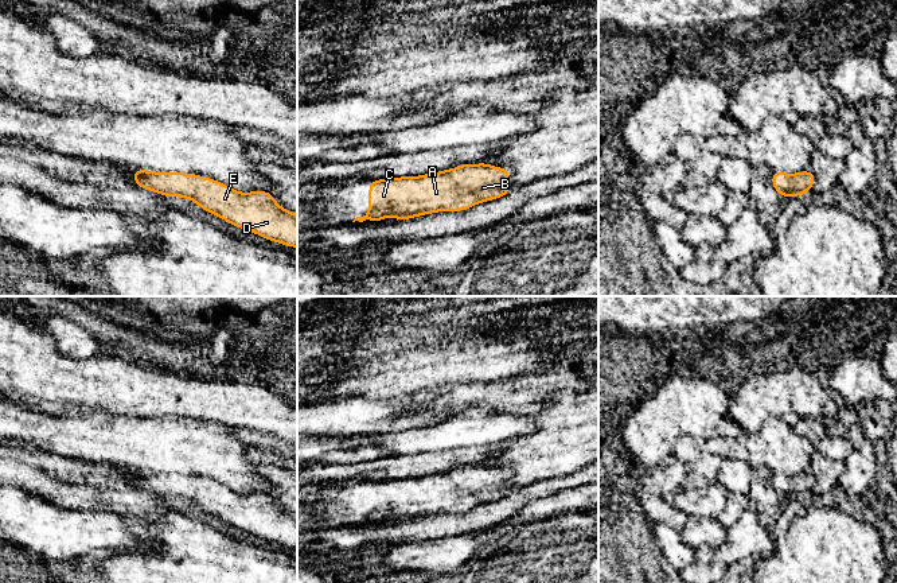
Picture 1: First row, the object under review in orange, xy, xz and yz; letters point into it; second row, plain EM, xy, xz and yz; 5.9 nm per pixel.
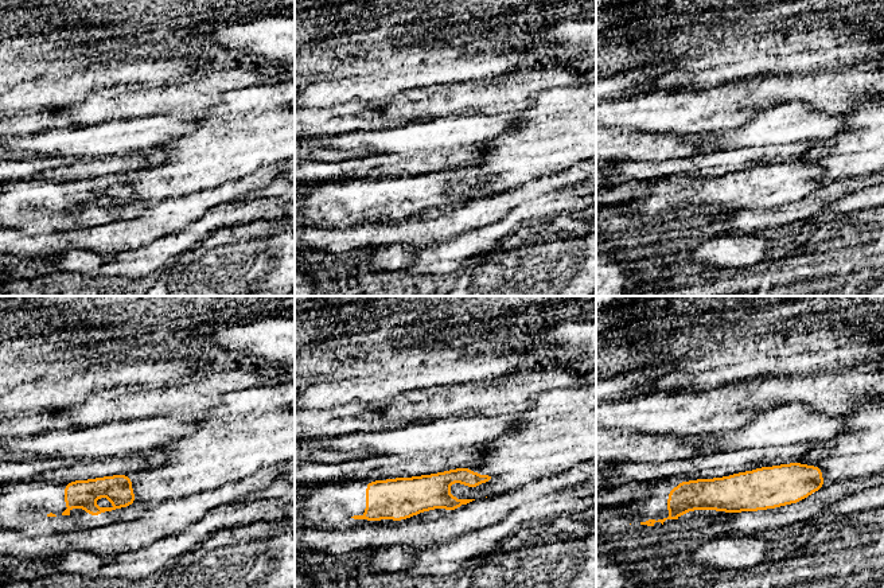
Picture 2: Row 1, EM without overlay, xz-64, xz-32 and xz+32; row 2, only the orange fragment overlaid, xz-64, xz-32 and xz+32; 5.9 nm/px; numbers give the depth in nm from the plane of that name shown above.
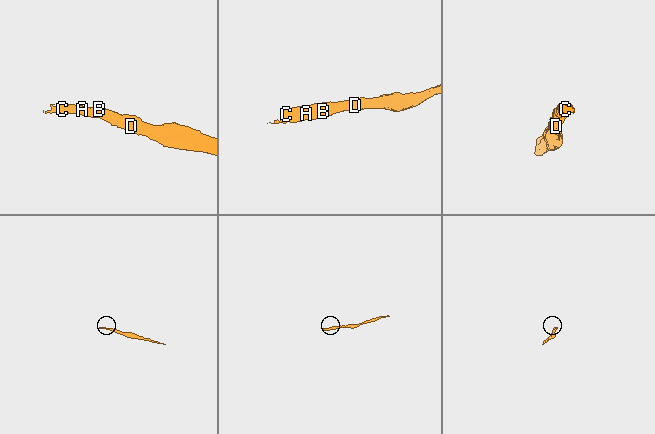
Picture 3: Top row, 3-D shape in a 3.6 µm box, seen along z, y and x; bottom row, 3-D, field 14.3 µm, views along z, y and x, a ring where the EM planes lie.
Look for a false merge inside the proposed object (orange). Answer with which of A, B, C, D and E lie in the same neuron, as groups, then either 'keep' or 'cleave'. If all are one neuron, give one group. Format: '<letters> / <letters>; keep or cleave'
A B C D E; keep

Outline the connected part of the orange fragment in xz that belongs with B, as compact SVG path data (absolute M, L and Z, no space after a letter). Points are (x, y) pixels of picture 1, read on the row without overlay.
M481 465L422 478L373 482L368 514L352 524L382 522L386 517L403 522L441 512L469 510L508 495L512 491L506 487L510 477L510 471Z

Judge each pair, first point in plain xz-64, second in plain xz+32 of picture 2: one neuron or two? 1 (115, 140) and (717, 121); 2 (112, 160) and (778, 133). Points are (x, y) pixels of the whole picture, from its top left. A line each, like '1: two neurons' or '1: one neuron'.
1: two neurons
2: two neurons

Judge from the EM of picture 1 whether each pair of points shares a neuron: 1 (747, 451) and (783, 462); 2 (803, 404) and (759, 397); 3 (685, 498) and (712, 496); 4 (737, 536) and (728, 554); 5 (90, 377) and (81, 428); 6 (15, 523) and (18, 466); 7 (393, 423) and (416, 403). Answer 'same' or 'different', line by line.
1: same
2: same
3: same
4: same
5: different
6: different
7: same

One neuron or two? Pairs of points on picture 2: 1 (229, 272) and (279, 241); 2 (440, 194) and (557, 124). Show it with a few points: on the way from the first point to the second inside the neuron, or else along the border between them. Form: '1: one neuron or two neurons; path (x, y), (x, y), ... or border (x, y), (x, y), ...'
1: one neuron; path (241, 272), (249, 271), (267, 253)
2: two neurons; border (479, 182), (468, 186), (452, 179), (447, 190)

